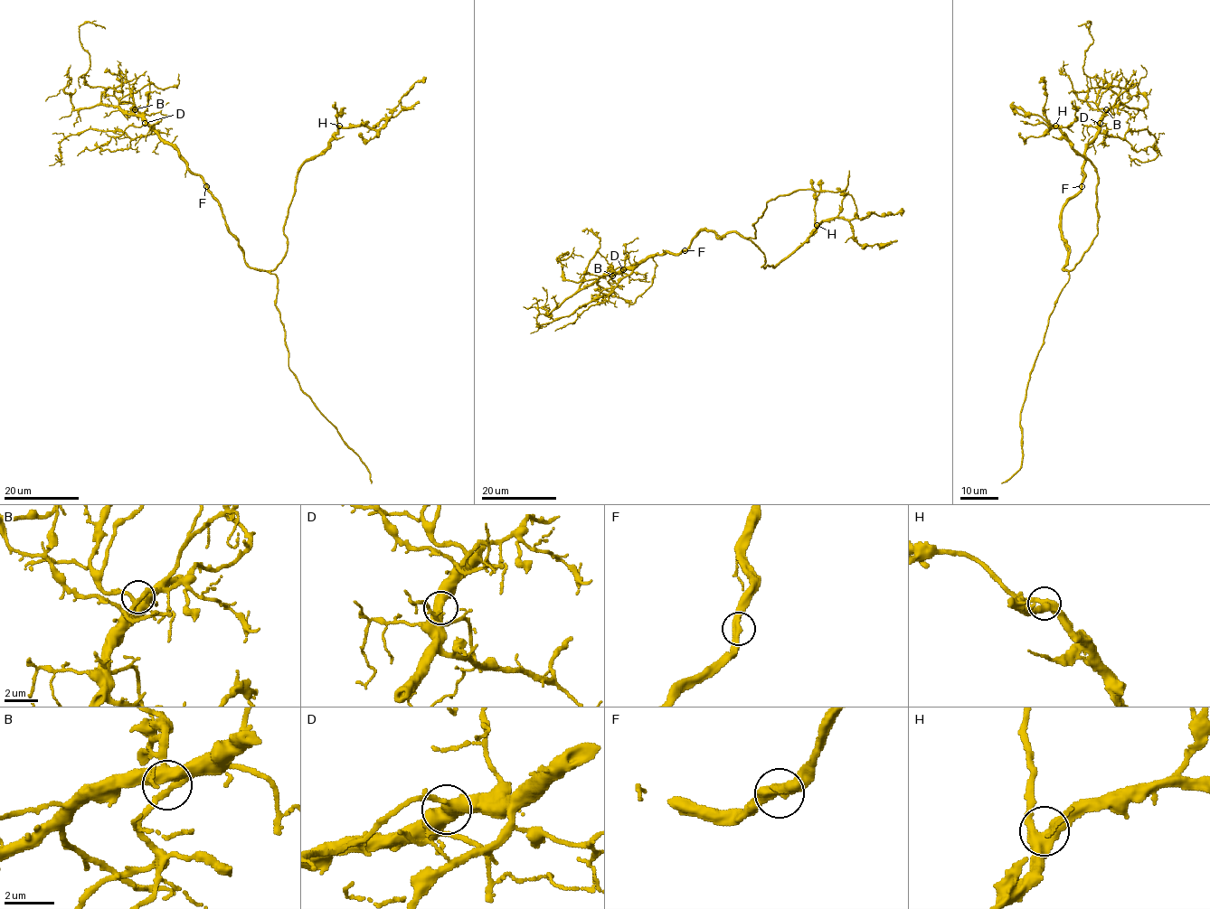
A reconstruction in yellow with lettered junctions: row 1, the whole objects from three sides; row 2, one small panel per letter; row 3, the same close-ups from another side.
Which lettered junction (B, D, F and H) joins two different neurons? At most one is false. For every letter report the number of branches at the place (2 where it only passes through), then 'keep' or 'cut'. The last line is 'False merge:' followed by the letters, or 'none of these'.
B: branches 2; keep
D: branches 3; keep
F: branches 2; keep
H: branches 3; keep
False merge: none of these

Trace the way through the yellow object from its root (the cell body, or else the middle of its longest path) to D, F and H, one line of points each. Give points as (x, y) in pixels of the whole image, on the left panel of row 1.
D: (232, 235), (221, 205), (208, 191), (204, 181), (194, 174), (185, 160), (145, 123)
F: (232, 235), (221, 205), (206, 186)
H: (232, 235), (250, 267), (276, 267), (287, 251), (283, 226), (297, 172), (327, 145), (339, 126)

